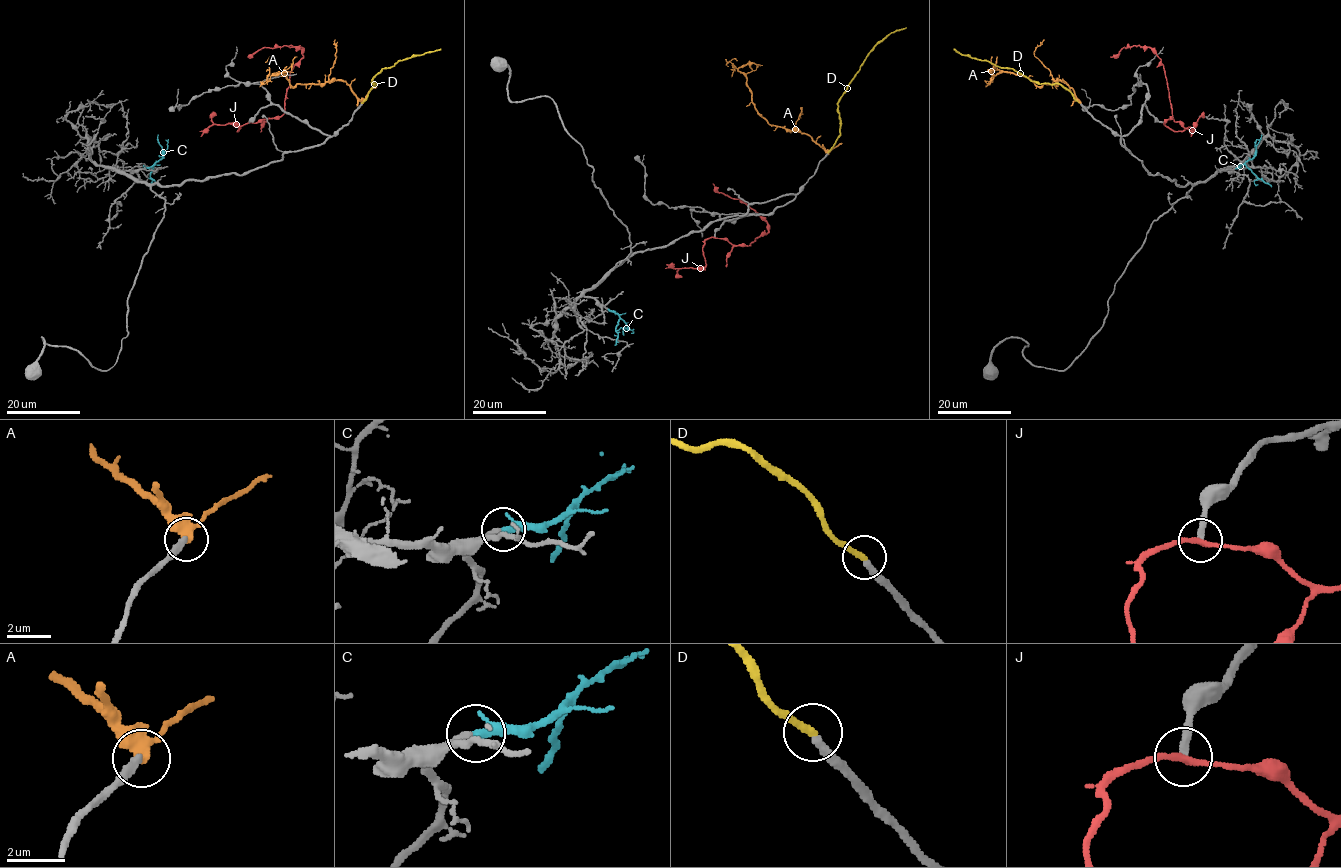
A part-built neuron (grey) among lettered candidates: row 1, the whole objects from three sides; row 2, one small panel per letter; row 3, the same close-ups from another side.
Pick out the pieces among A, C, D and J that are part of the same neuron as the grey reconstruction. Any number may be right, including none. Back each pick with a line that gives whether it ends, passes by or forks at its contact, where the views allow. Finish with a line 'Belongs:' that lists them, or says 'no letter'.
C: it ends
D: it ends
J: it passes by
Belongs: C, D, J

